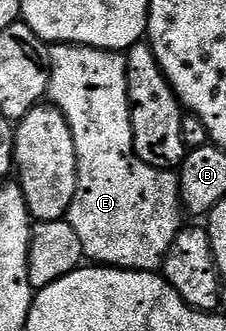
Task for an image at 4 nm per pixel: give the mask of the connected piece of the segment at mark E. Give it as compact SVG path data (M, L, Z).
M80 44L52 45L49 48L47 96L52 107L59 109L63 118L67 118L67 126L75 138L77 189L67 219L71 230L79 234L79 242L85 251L84 259L97 266L123 268L126 272L157 272L165 263L171 242L183 227L183 209L177 191L178 173L147 166L147 162L135 154L124 55Z

